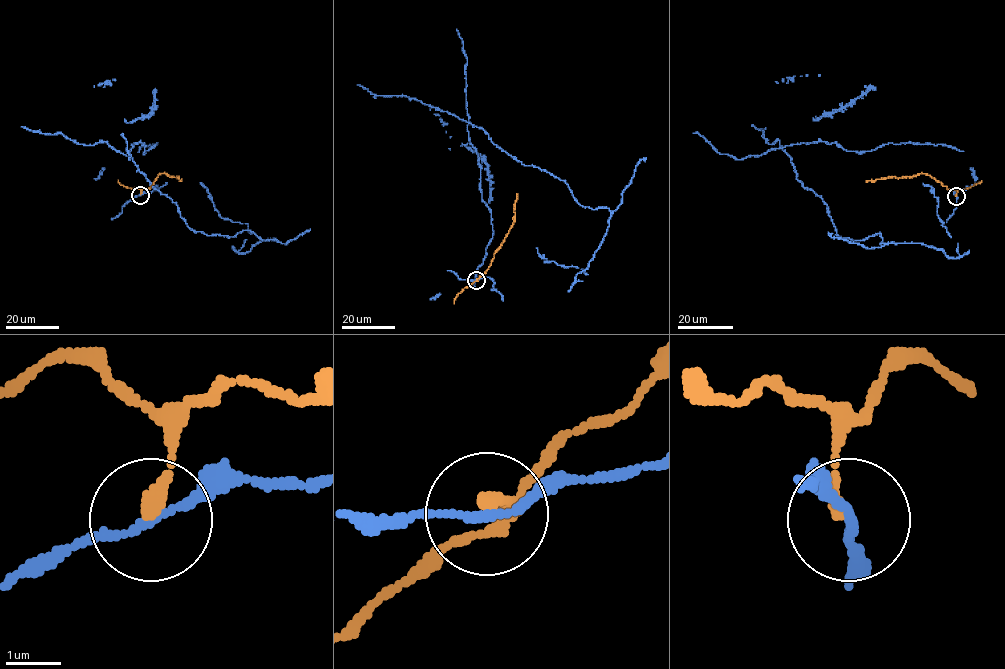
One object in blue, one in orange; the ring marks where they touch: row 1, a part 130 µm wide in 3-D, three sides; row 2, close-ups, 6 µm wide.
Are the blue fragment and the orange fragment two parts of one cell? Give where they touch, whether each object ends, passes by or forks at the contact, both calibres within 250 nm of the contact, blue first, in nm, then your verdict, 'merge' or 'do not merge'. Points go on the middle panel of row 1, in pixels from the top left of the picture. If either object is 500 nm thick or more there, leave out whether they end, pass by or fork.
(476, 280) | blue passes by | orange ends | 150/240 nm | do not merge

